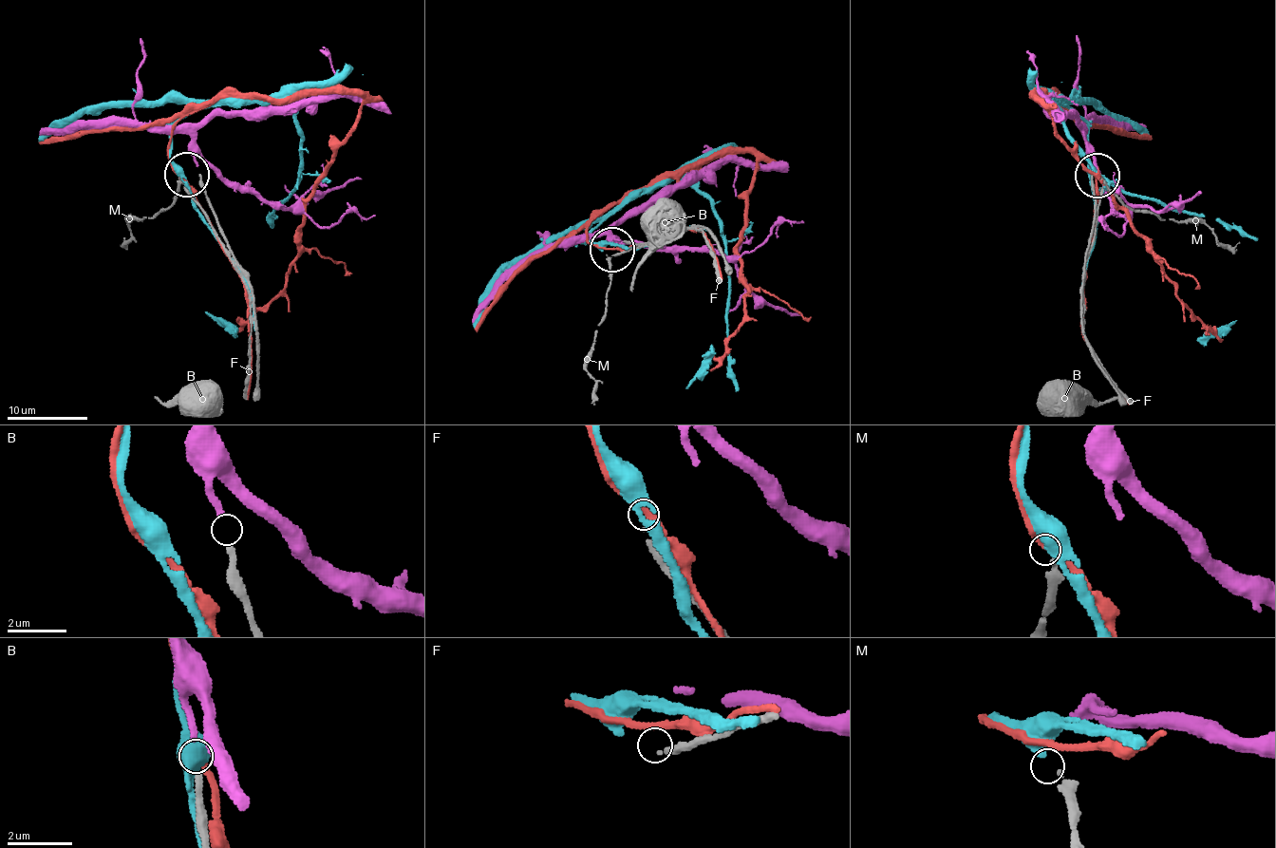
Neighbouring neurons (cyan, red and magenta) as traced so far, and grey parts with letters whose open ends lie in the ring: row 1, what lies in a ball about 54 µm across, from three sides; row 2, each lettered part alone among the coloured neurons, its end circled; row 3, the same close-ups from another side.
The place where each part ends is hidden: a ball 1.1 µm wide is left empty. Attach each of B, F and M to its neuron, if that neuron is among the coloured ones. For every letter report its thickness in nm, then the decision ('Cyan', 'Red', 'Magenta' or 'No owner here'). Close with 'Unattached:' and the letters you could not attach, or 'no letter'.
B: Thickness 240 nm. Magenta
F: Thickness 140 nm. No owner here
M: Thickness 220 nm. Cyan
Unattached: F

